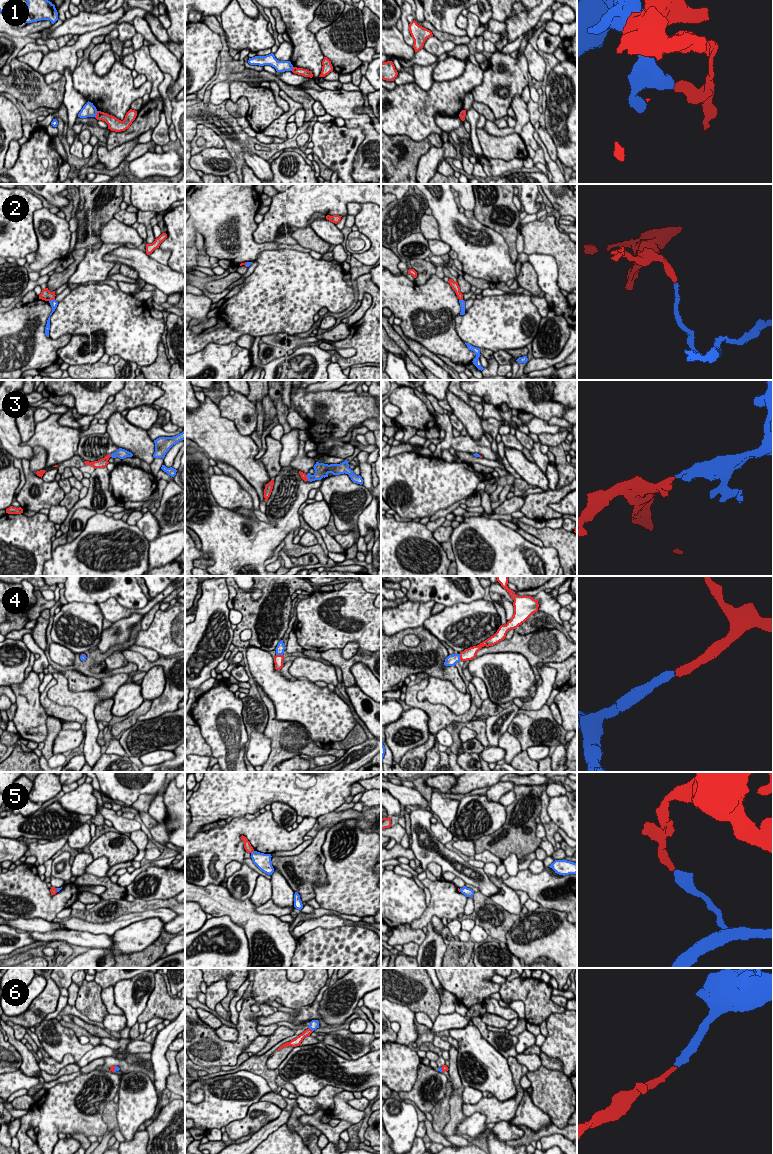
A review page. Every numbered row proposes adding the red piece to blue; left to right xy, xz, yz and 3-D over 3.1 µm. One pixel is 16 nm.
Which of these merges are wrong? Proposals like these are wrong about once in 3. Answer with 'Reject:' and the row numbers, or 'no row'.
Reject: 1, 2, 5

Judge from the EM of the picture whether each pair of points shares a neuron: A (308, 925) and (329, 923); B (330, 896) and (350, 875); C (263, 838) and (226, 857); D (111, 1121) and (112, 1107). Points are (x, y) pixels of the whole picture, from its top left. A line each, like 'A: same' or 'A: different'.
A: same
B: same
C: same
D: same

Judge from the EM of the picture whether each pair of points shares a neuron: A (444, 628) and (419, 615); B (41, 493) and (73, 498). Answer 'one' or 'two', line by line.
A: two
B: two

